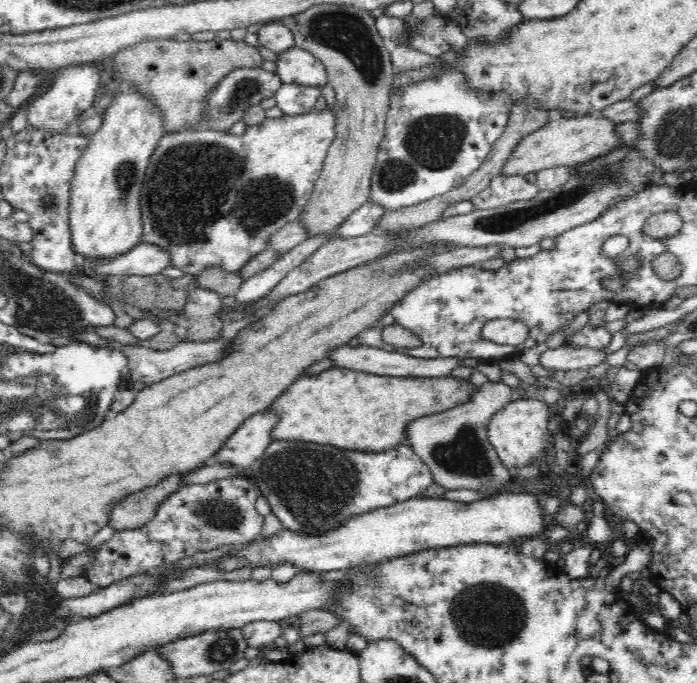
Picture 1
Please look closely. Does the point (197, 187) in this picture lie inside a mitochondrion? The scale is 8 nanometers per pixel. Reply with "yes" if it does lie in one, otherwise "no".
yes

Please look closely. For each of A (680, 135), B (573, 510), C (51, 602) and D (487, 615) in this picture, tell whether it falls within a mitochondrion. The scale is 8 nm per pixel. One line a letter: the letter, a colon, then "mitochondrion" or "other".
A: mitochondrion
B: mitochondrion
C: other
D: mitochondrion

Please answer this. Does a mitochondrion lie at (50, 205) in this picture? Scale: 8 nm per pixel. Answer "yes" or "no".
yes

